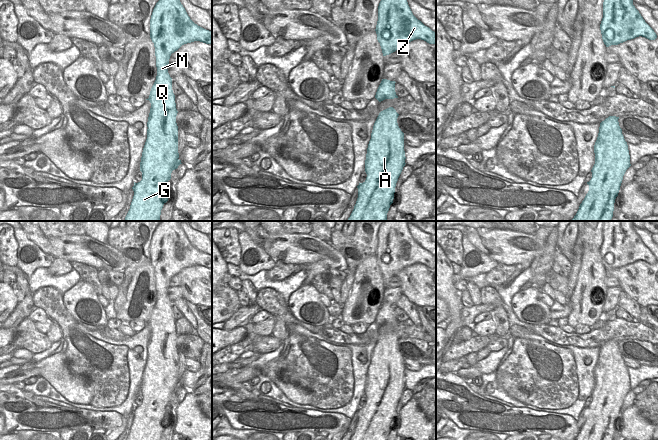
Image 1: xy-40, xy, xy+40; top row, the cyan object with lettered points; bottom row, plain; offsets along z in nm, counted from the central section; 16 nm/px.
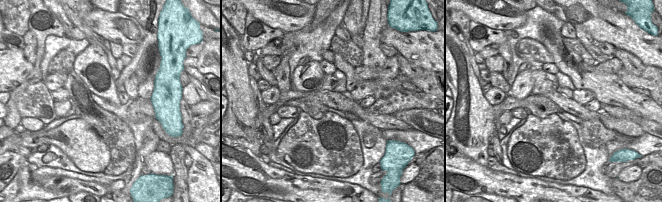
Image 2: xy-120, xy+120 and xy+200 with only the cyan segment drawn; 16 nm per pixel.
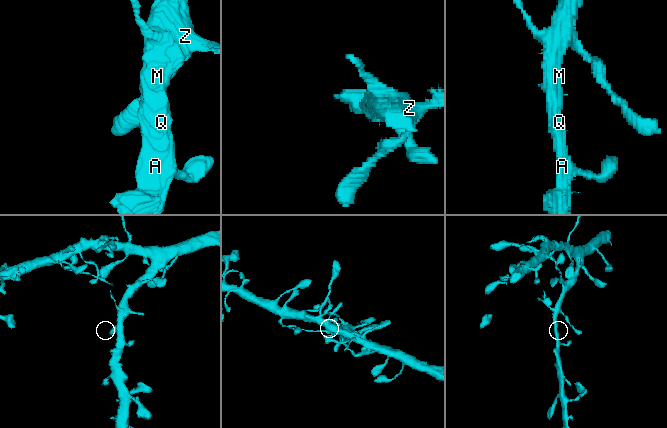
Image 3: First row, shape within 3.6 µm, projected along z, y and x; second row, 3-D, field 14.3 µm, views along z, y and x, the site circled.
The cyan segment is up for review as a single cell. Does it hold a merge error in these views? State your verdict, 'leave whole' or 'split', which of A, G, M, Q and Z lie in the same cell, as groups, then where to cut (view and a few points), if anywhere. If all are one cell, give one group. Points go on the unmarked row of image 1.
leave whole; A G M Q Z; no cut

